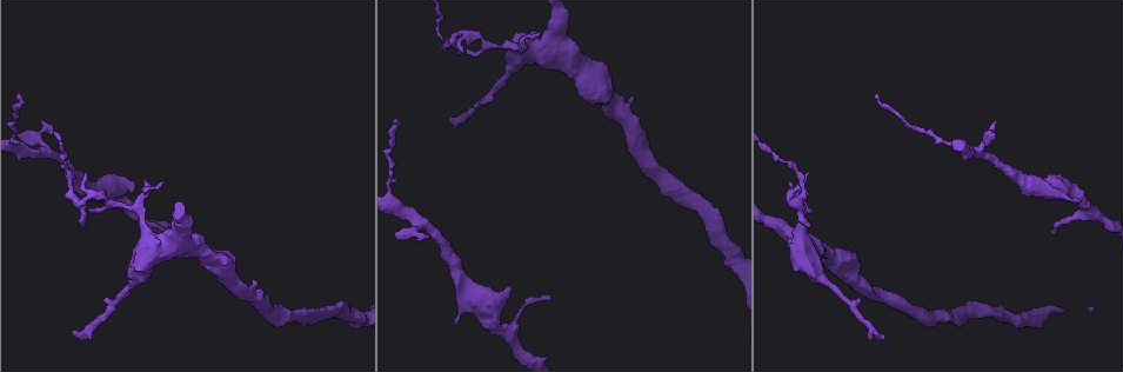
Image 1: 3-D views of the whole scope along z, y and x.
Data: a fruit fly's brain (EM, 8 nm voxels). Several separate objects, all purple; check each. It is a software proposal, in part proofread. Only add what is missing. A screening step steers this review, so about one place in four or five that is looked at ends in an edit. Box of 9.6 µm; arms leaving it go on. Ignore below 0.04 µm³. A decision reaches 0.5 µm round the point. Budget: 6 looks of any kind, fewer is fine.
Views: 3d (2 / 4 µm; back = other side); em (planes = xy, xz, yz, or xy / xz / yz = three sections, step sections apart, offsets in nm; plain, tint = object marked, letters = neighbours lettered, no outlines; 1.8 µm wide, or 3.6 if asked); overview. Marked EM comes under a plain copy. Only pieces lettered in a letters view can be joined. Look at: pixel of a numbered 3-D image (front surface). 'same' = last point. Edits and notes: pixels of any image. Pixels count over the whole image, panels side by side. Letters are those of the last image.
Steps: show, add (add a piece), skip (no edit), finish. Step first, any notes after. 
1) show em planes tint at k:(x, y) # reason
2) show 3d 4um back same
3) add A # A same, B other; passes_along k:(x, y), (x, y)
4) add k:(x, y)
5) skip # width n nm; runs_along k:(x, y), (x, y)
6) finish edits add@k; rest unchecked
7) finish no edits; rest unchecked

show 3d 2um at 1:(428, 234) # free end

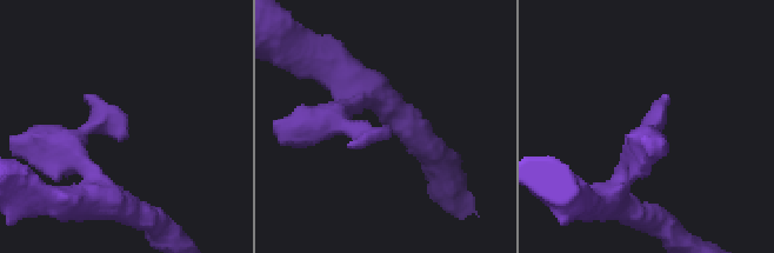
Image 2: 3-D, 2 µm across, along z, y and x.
show em xz step 4 letters at 2:(385, 127) # shape alone is not enough

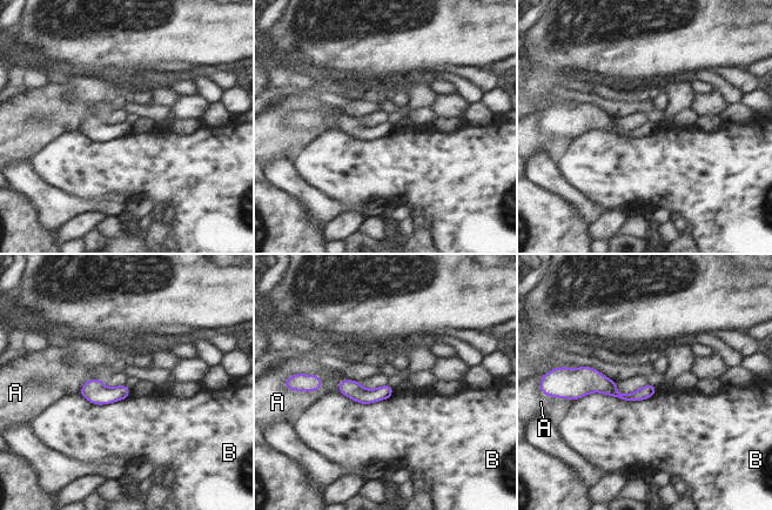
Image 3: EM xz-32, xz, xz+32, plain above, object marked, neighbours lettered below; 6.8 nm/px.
show em planes letters same # another direction

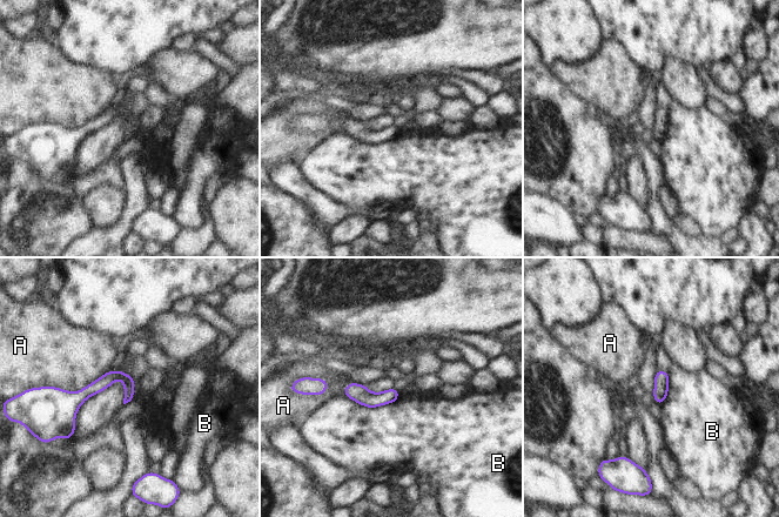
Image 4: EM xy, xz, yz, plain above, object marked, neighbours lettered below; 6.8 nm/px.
skip # longest_contact A 440 nm; A other, B other; none of them fits

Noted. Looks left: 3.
show 3d 4um at 1:(456, 325) # an open end

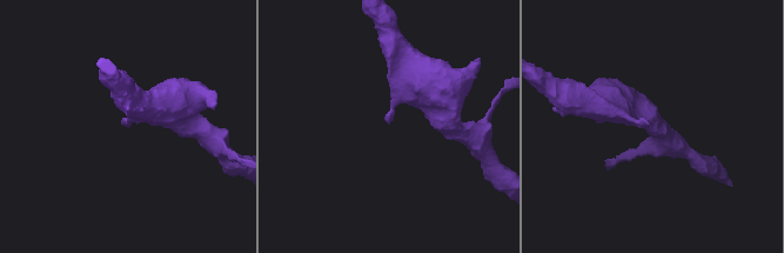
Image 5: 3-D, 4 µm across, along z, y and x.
show em planes letters at 5:(125, 124)

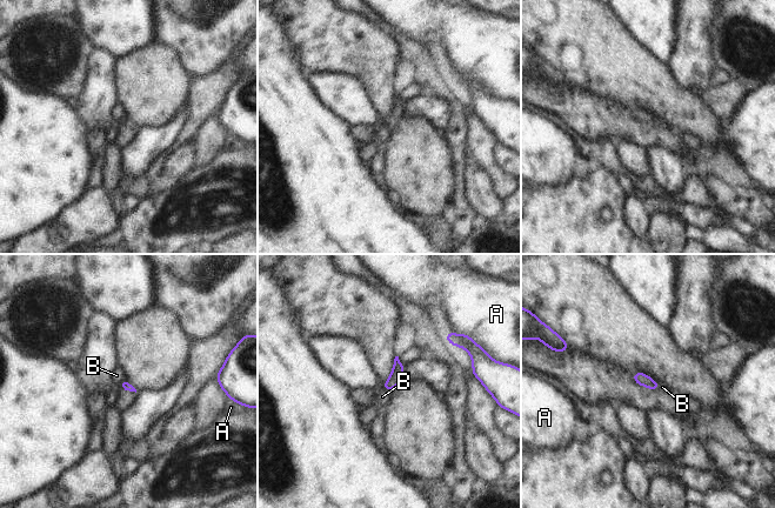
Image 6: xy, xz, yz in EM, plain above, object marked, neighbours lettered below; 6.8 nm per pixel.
skip # A other, B other; border 6:(382, 386), (389, 394); no lettered piece goes on from it

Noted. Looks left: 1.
finish no edits; rest unchecked

